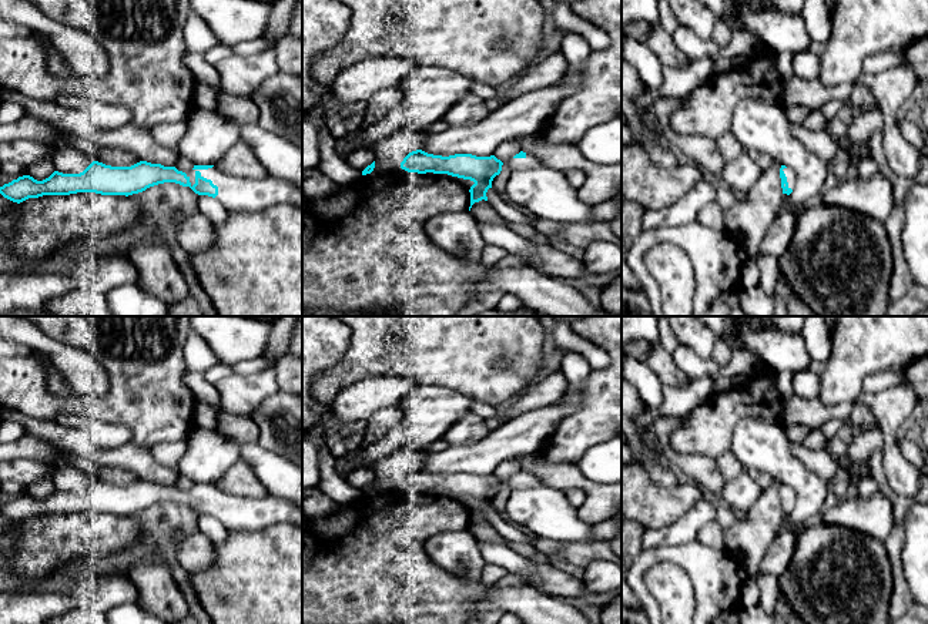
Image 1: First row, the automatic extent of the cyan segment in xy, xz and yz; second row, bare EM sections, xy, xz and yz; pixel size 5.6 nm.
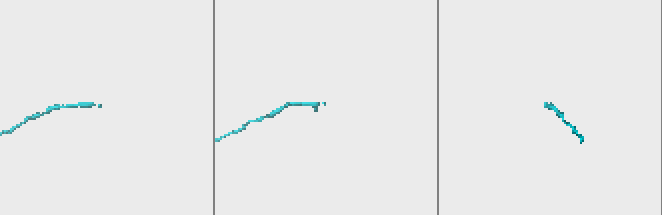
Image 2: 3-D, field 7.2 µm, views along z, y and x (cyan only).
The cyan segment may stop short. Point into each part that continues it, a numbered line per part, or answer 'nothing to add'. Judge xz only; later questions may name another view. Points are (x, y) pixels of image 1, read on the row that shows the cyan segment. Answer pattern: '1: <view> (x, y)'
1: xz (530, 161)

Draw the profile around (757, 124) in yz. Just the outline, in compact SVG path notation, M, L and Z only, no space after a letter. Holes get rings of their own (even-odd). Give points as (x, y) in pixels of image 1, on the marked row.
M758 97L741 100L731 117L730 132L746 151L768 154L775 162L790 167L798 187L790 194L791 212L821 195L831 182L830 164L807 150L790 131L787 111Z

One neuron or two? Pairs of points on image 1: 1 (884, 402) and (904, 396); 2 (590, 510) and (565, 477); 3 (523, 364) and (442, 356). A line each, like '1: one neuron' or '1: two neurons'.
1: one neuron
2: one neuron
3: one neuron

